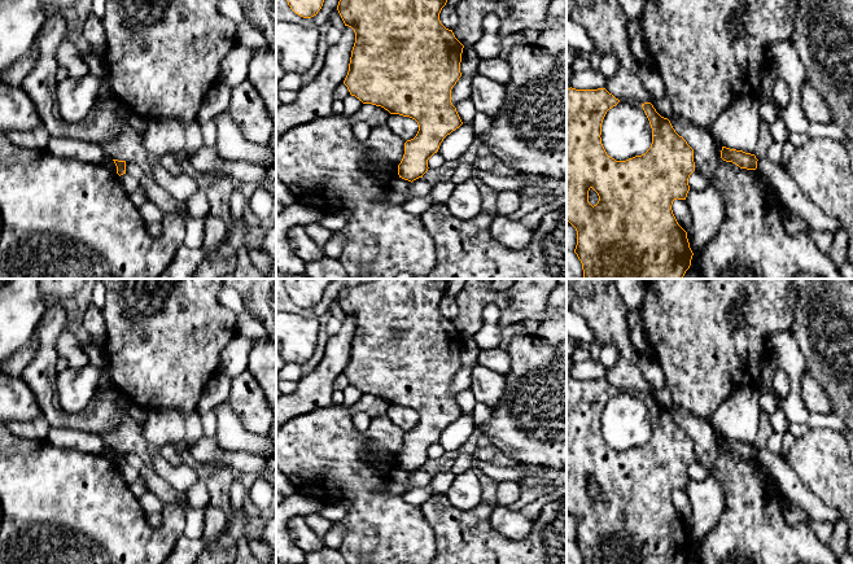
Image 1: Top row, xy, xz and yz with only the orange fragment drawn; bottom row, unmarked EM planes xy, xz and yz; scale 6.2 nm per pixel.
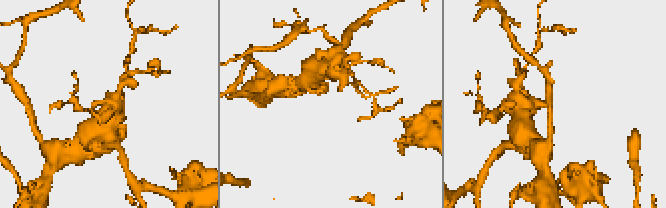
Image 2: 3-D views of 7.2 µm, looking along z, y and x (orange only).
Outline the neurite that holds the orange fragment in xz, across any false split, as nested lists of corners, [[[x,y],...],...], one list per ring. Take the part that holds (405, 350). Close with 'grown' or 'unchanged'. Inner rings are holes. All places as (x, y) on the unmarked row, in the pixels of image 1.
[[[371,279],[367,283],[354,285],[354,287],[345,287],[338,292],[337,301],[345,314],[355,323],[355,333],[351,341],[349,362],[344,371],[344,375],[347,377],[351,386],[359,389],[363,394],[372,394],[376,397],[381,397],[388,401],[390,405],[399,405],[403,407],[410,407],[415,410],[419,415],[419,421],[416,427],[411,430],[404,433],[404,445],[398,455],[398,465],[399,468],[414,472],[428,462],[428,450],[438,442],[441,433],[443,429],[450,425],[452,421],[459,419],[463,412],[456,402],[456,398],[451,393],[451,380],[462,367],[460,363],[460,353],[462,353],[462,344],[464,336],[455,328],[452,320],[446,319],[439,311],[439,303],[442,298],[447,293],[447,279]]]; unchanged

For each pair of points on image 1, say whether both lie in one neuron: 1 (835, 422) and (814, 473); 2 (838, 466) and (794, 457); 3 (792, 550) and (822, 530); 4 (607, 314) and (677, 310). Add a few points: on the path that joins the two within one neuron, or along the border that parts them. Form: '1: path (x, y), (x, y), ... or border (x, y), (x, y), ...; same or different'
1: border (810, 428), (830, 428), (839, 432); different
2: path (827, 466), (817, 457), (804, 457); same
3: border (787, 523), (805, 521), (825, 541); different
4: border (626, 309), (626, 326), (630, 332); different

